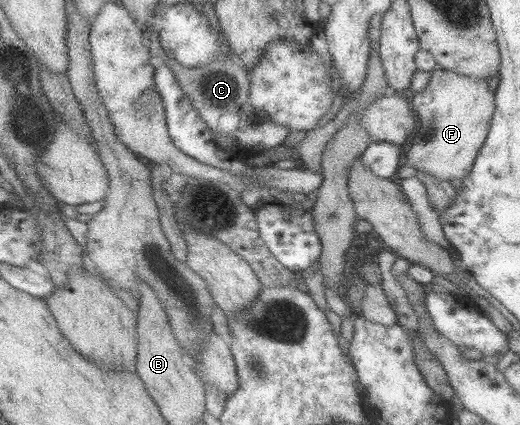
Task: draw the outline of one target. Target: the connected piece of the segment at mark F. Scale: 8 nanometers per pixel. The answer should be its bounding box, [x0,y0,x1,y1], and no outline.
[408,66,495,183]

